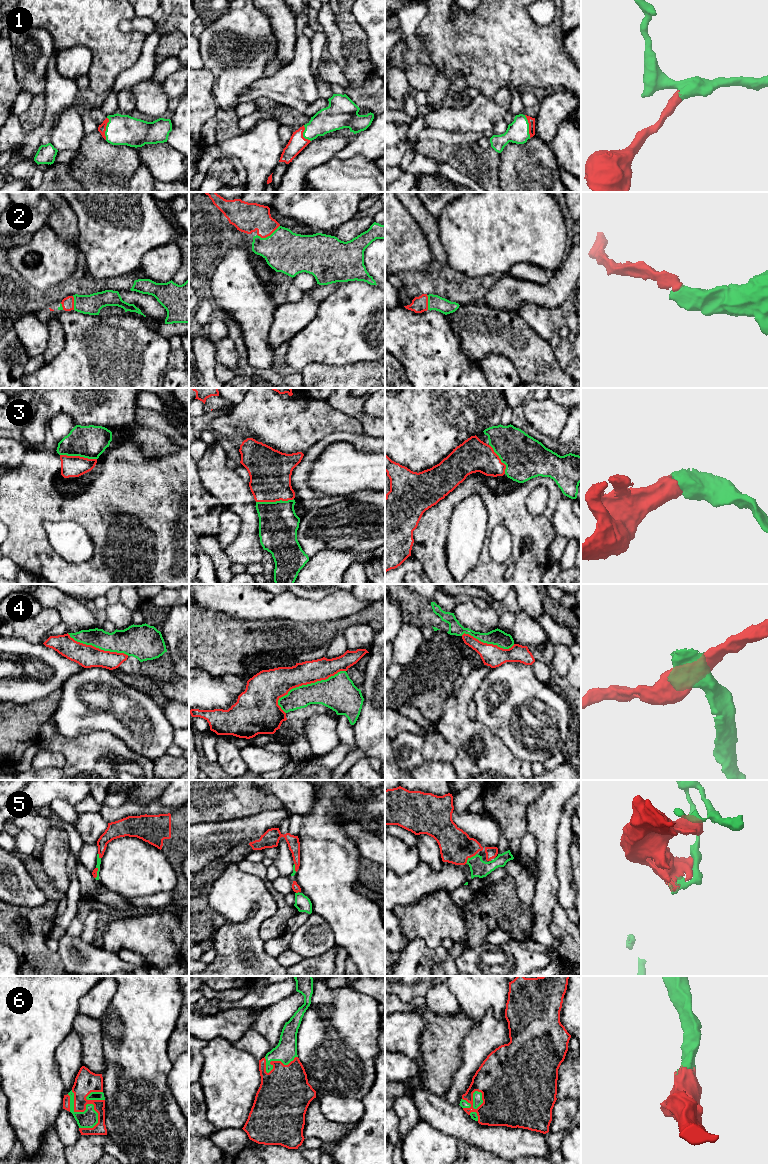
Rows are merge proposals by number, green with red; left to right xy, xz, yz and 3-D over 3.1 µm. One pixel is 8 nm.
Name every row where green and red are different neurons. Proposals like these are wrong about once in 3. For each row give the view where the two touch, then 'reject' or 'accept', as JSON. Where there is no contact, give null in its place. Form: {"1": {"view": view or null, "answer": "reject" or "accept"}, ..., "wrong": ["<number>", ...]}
{"1": {"view": "yz", "answer": "accept"}, "2": {"view": "xz", "answer": "accept"}, "3": {"view": "xz", "answer": "accept"}, "4": {"view": "xz", "answer": "reject"}, "5": {"view": "yz", "answer": "reject"}, "6": {"view": "xy", "answer": "accept"}, "wrong": ["4", "5"]}

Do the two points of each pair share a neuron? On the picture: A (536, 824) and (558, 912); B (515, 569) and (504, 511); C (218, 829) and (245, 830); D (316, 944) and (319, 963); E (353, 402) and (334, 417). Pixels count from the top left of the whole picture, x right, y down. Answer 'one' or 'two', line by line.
A: two
B: one
C: one
D: two
E: two

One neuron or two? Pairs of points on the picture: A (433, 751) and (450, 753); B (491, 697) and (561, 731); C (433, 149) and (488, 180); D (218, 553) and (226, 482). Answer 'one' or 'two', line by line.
A: one
B: one
C: one
D: two

